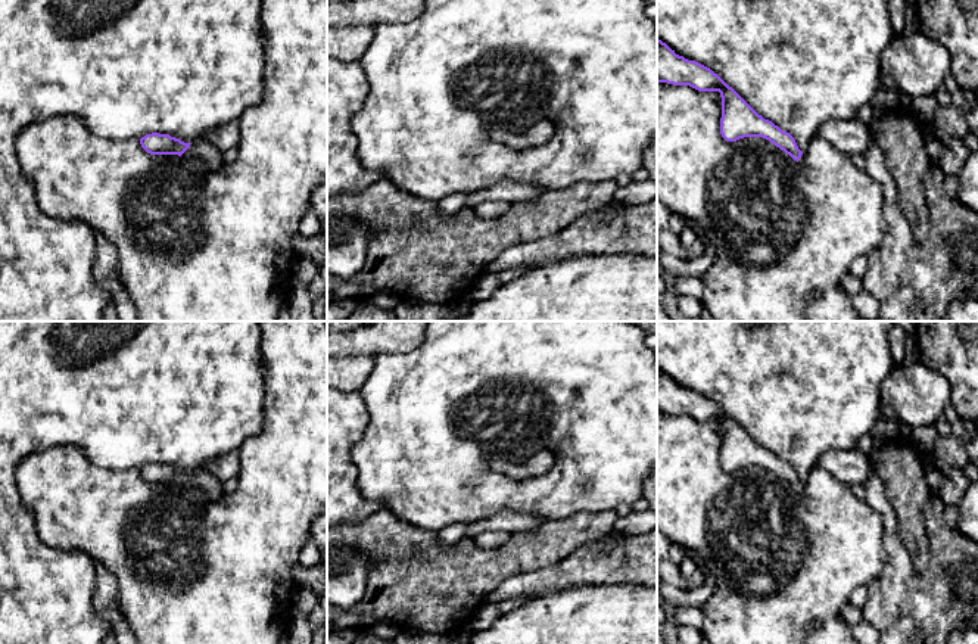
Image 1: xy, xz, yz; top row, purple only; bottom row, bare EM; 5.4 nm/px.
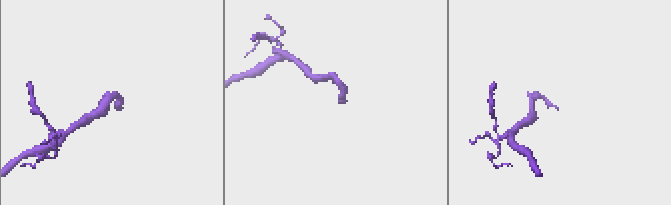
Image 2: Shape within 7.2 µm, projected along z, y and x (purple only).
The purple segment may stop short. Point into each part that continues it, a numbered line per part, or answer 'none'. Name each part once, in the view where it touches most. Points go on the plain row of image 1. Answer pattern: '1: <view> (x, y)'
1: xy (209, 485)

